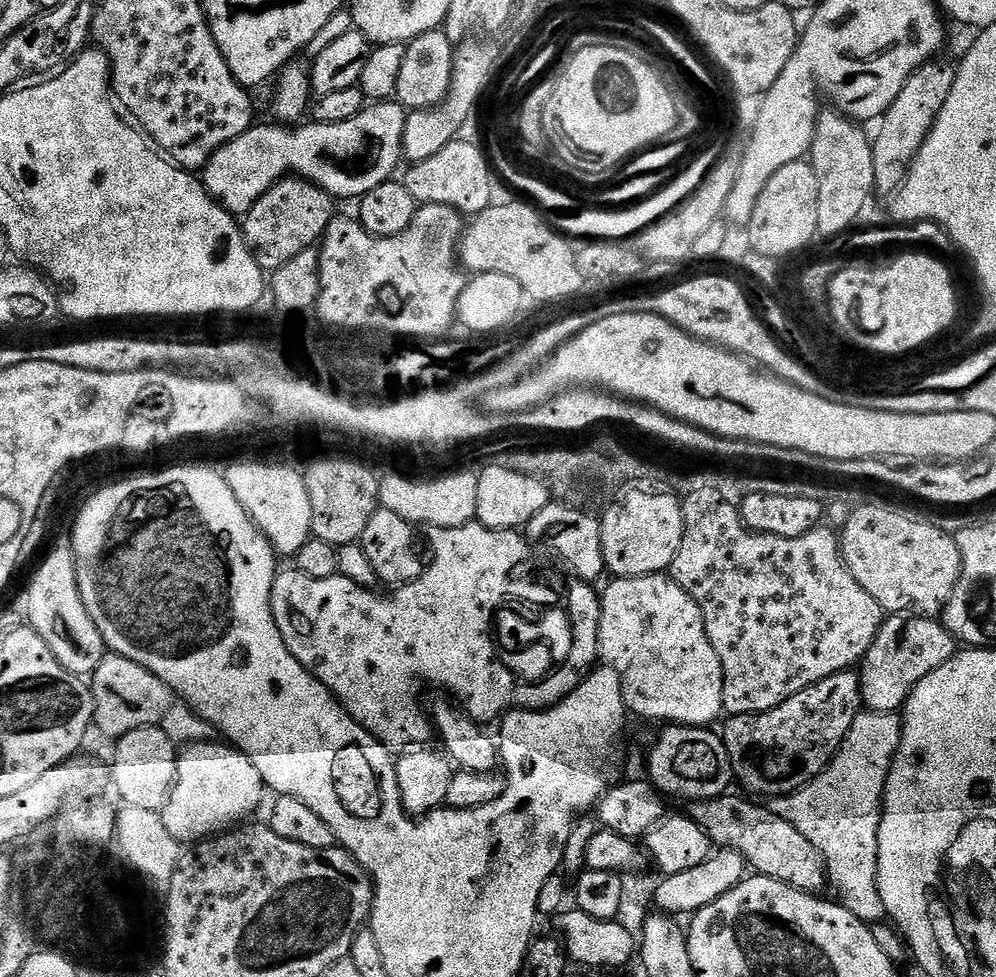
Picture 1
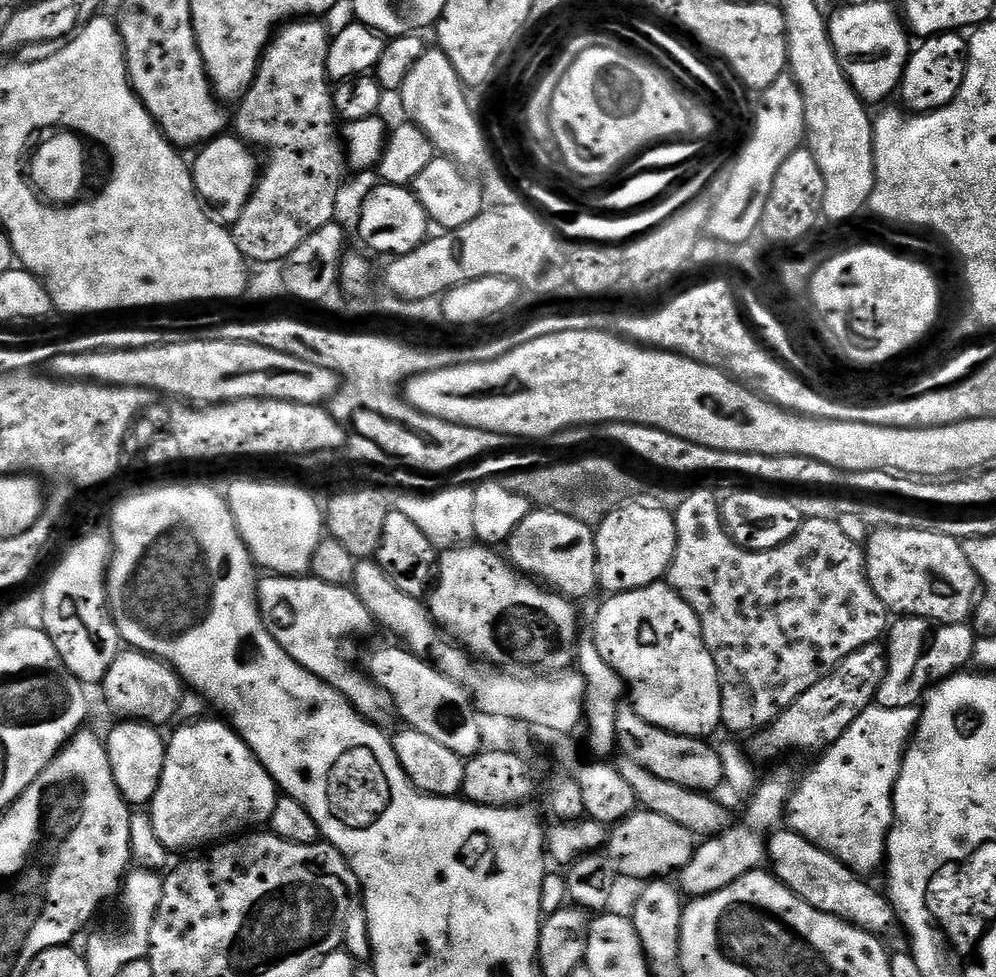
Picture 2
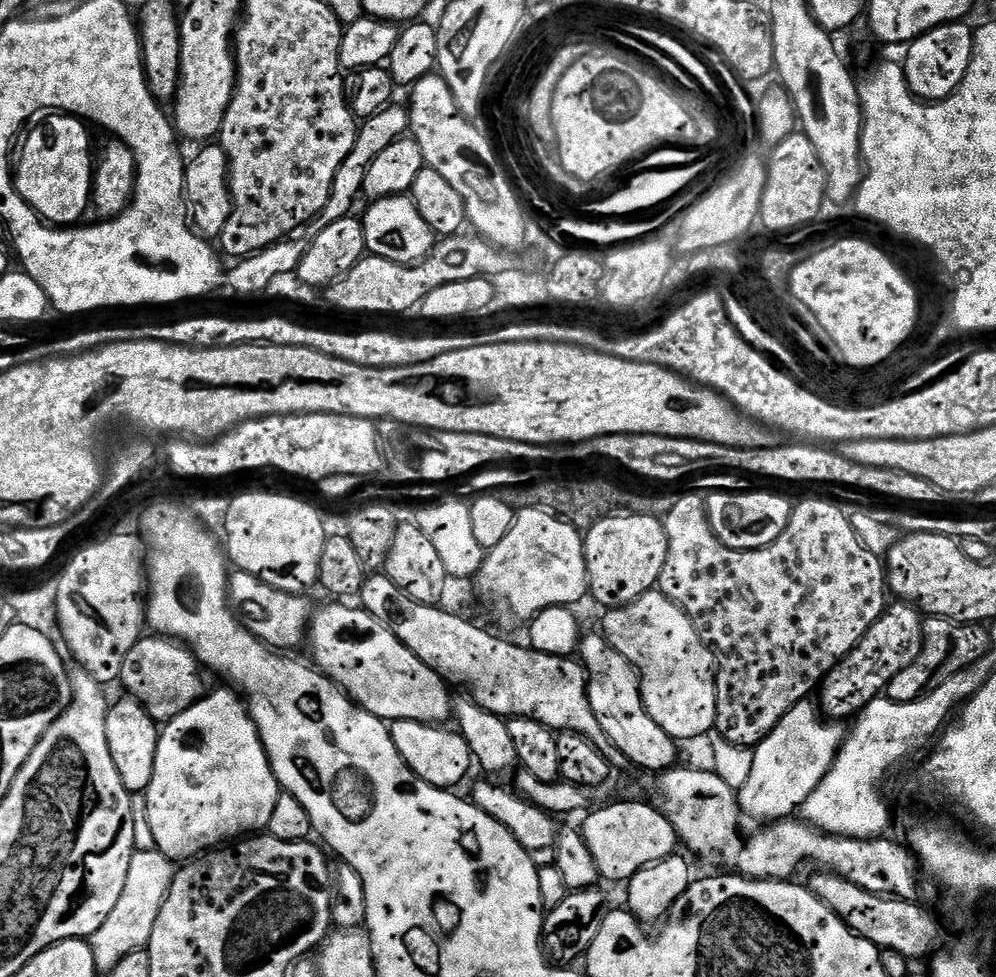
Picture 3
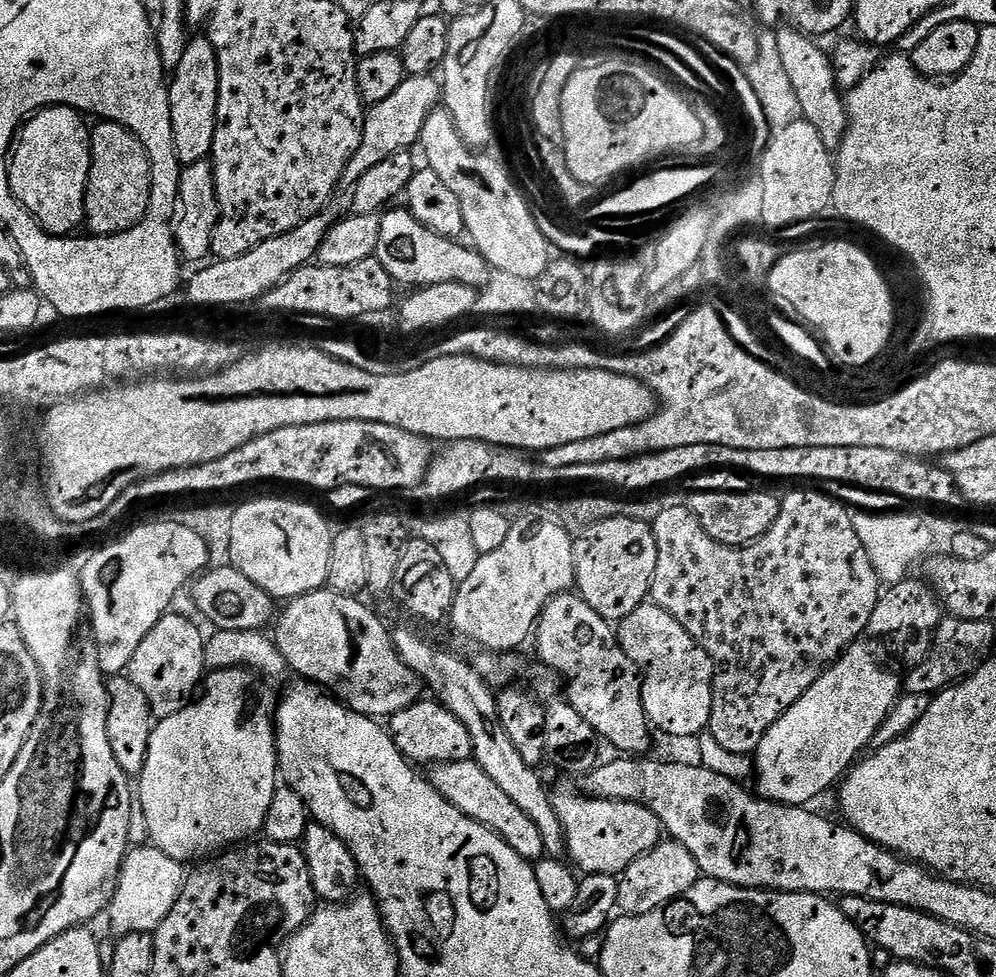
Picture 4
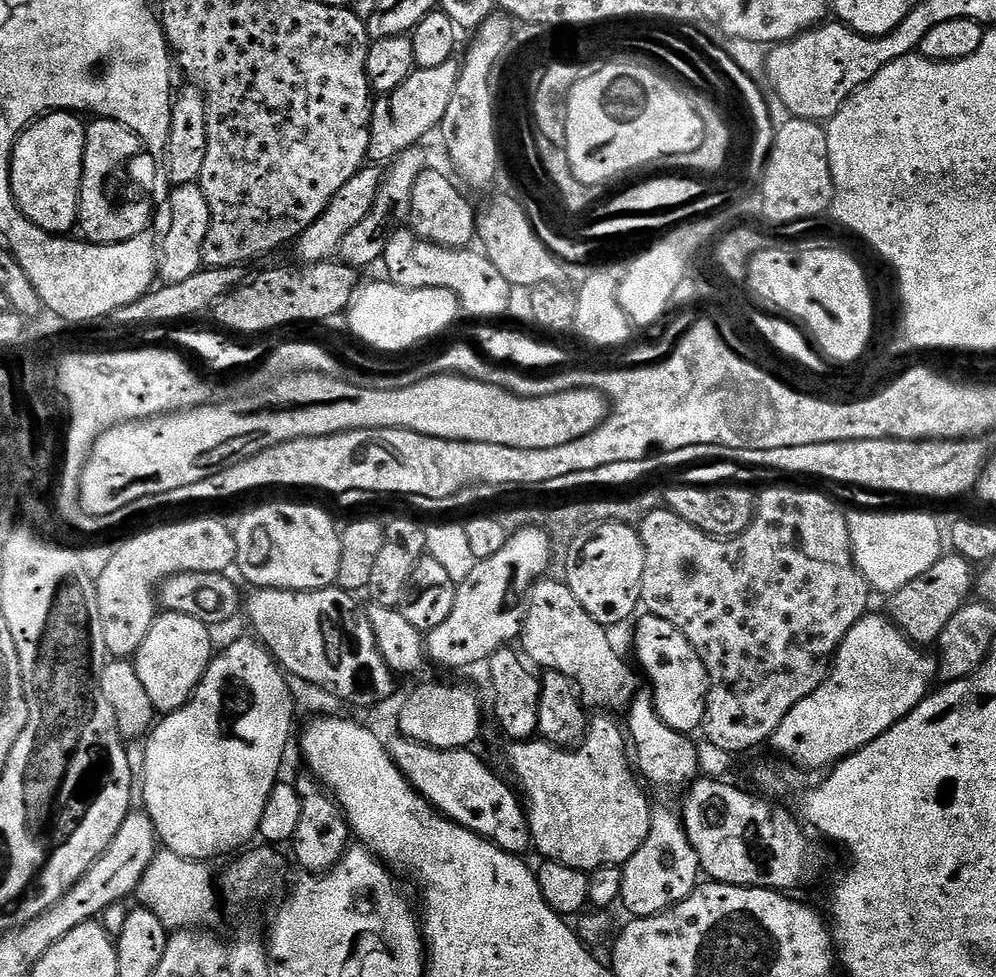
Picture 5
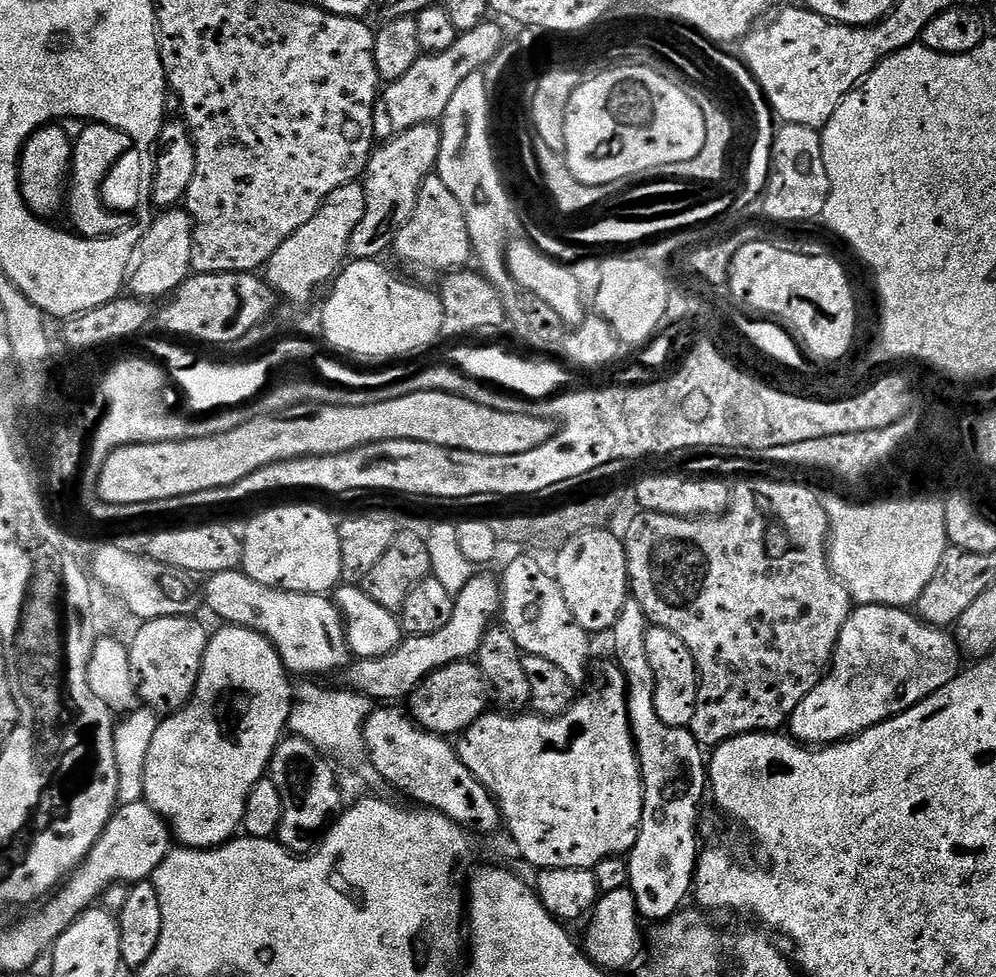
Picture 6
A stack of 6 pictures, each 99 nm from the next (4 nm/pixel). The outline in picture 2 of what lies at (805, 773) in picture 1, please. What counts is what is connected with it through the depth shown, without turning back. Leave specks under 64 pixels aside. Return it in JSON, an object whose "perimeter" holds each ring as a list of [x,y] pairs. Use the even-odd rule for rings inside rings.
{"perimeter":[[[883,643],[867,644],[858,649],[854,654],[850,654],[840,665],[832,671],[829,676],[822,678],[802,698],[798,698],[788,707],[773,724],[768,724],[747,737],[746,751],[753,761],[776,760],[779,756],[784,756],[787,752],[816,752],[823,753],[825,749],[838,742],[847,728],[863,711],[874,704],[876,692],[882,686],[884,675],[888,669],[888,654]]]}

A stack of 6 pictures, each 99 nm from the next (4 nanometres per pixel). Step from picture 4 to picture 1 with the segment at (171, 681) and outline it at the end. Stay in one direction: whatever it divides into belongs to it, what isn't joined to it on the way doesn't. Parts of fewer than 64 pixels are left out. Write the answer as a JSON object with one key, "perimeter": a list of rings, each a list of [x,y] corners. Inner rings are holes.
{"perimeter":[[[108,652],[100,657],[98,666],[90,674],[92,689],[92,711],[95,731],[104,736],[119,738],[130,734],[130,730],[142,730],[159,725],[160,719],[174,703],[174,693],[146,666],[130,662],[130,658]]]}

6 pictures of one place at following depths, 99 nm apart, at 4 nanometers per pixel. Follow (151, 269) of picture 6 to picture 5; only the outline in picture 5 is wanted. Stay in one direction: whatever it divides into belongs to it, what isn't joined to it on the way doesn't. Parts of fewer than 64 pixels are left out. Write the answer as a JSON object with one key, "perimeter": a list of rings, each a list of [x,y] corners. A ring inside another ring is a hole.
{"perimeter":[[[199,183],[177,184],[168,196],[168,213],[160,220],[160,232],[164,237],[158,240],[156,270],[159,279],[165,284],[186,282],[198,274],[204,263],[202,246],[210,230],[210,208],[206,206],[206,196]]]}

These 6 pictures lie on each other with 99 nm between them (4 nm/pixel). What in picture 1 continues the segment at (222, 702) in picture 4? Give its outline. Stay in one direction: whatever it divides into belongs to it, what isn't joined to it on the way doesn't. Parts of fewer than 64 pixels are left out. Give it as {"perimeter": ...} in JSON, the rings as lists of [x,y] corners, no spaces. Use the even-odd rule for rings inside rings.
{"perimeter":[[[224,742],[187,745],[179,753],[176,784],[162,809],[166,830],[184,846],[219,836],[237,822],[247,821],[251,817],[248,815],[263,802],[264,792],[262,774],[237,748]]]}

